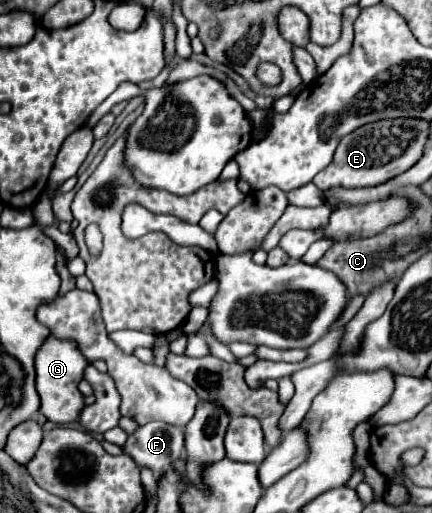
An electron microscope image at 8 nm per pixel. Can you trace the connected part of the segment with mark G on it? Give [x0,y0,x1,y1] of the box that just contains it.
[36,335,88,423]

